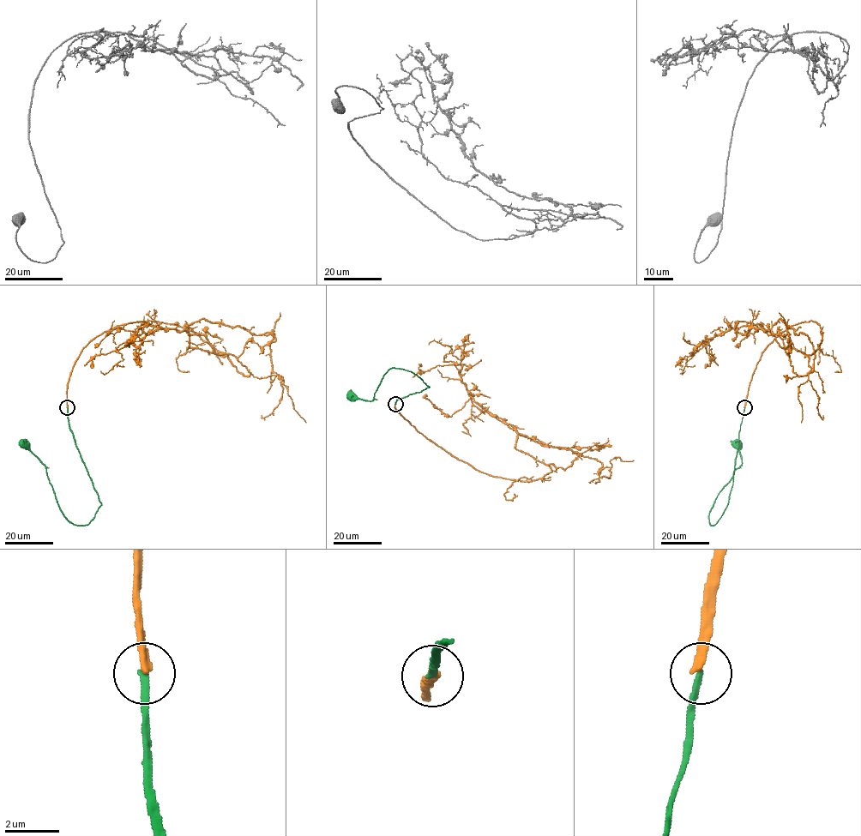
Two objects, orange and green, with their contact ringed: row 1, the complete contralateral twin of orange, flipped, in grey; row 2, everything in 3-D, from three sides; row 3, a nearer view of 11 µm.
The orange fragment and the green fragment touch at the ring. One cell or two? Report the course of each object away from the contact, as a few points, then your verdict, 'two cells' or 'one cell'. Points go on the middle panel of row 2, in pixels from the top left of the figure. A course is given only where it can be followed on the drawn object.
orange via (395, 404), (494, 476), (551, 471), (515, 448), (515, 430), (596, 459), (598, 473), (634, 460) | green via (395, 404), (430, 387), (416, 375), (392, 368), (370, 401), (348, 395) | two cells

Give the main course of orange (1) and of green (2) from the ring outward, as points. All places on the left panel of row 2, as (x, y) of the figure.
1: (67, 406), (99, 334), (156, 321), (223, 355), (187, 348), (203, 319), (272, 332), (306, 422)
2: (67, 407), (69, 430), (101, 504), (88, 524), (73, 524), (64, 515), (46, 467), (21, 439)

